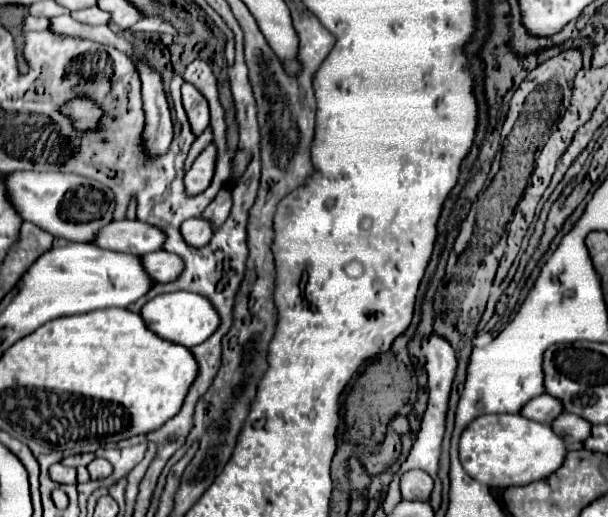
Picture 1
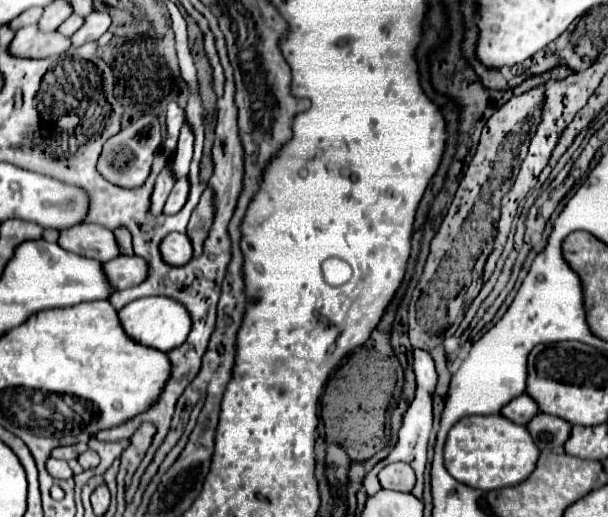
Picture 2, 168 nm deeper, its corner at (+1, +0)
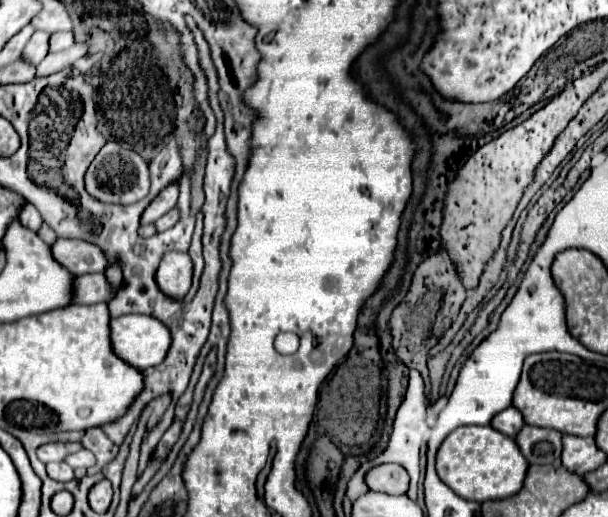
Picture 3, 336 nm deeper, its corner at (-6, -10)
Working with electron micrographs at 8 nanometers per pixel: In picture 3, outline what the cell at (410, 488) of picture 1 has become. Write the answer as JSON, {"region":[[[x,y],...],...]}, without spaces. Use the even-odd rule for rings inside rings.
{"region":[[[382,464],[382,466],[376,466],[374,470],[368,472],[366,484],[374,492],[386,492],[386,494],[402,496],[408,490],[410,478],[408,478],[406,470],[398,464]]]}

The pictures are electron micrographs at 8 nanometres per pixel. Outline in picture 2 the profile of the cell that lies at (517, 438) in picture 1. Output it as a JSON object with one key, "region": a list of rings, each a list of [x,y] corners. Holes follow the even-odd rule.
{"region":[[[501,414],[461,418],[449,430],[443,448],[447,472],[461,484],[483,492],[523,482],[533,472],[537,458],[539,450],[535,450],[535,442],[531,440],[527,428],[509,422]]]}

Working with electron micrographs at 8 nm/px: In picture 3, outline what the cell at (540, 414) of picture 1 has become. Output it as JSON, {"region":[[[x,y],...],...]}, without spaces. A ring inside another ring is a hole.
{"region":[[[514,406],[502,410],[502,412],[496,414],[494,420],[492,420],[492,426],[494,426],[496,430],[500,430],[502,434],[508,434],[508,436],[512,436],[512,438],[516,438],[518,430],[522,430],[524,424],[526,424],[526,422],[522,420],[520,410],[516,410]]]}

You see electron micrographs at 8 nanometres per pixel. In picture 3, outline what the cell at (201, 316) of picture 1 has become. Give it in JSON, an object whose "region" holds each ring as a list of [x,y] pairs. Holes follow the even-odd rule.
{"region":[[[128,314],[110,320],[112,348],[134,368],[158,366],[170,350],[170,330],[148,314]]]}

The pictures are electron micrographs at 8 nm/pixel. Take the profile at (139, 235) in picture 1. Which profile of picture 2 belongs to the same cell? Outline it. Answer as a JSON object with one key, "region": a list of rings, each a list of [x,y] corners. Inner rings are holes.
{"region":[[[77,224],[71,228],[61,230],[57,244],[67,250],[67,252],[75,252],[79,256],[85,258],[103,258],[103,260],[111,260],[115,256],[119,256],[119,248],[115,242],[115,236],[111,230],[99,226],[99,224]]]}

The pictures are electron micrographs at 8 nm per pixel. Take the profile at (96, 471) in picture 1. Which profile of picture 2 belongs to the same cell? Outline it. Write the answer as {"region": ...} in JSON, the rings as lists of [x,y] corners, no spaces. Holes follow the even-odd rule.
{"region":[[[85,450],[85,452],[81,452],[79,456],[77,456],[77,460],[79,460],[79,464],[83,466],[83,468],[95,468],[97,464],[99,464],[99,456],[97,456],[97,452],[95,450]]]}

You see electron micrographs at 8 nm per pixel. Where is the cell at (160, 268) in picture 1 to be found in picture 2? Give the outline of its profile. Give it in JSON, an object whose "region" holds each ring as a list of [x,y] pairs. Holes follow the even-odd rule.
{"region":[[[117,256],[103,264],[103,274],[113,290],[125,290],[143,282],[143,276],[147,276],[147,264],[137,256]]]}

